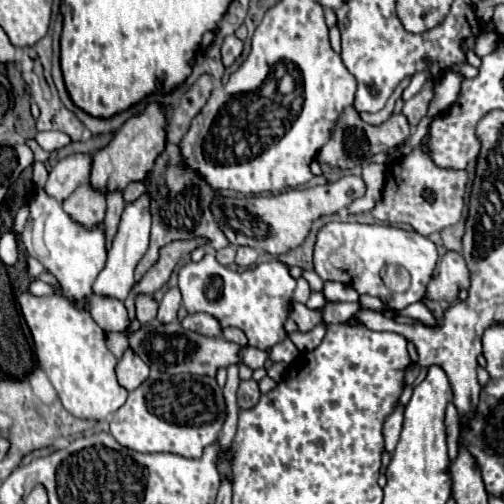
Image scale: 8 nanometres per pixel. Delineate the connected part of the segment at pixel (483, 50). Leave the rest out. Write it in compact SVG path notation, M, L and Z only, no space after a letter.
M484 32L477 38L474 52L480 58L491 53L496 47L499 38L492 33L494 32Z

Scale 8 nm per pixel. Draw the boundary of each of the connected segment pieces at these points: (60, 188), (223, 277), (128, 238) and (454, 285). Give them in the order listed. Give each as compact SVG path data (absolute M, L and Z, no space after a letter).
M70 155L58 161L48 175L44 191L58 203L64 203L64 199L68 199L80 183L86 183L90 175L90 159L90 155Z
M212 253L198 263L188 263L180 269L178 287L188 313L208 313L218 319L220 327L238 327L246 333L248 345L268 351L272 345L288 337L284 323L290 315L292 291L296 281L290 277L288 267L280 261L262 263L254 269L236 273L220 265Z
M144 195L142 199L124 207L122 221L120 221L118 233L112 241L112 249L108 251L106 265L100 271L100 275L96 277L94 287L92 287L96 295L118 299L118 301L124 301L128 297L128 293L134 287L134 267L144 257L144 253L148 249L148 235L150 235L150 211L146 207L146 195Z
M448 251L438 261L438 277L434 277L428 285L430 301L448 301L456 303L462 289L470 287L470 271L460 253Z

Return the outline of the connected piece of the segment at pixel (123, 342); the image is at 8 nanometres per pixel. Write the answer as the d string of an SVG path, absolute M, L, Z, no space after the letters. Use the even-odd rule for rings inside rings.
M108 333L108 335L106 335L106 345L108 345L108 349L114 353L116 359L122 359L124 351L128 349L128 339L120 339L120 335Z

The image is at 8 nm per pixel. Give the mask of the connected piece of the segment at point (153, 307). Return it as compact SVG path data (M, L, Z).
M140 293L136 297L136 319L140 323L148 323L156 317L156 311L158 311L158 301L154 299L154 295L144 295Z

